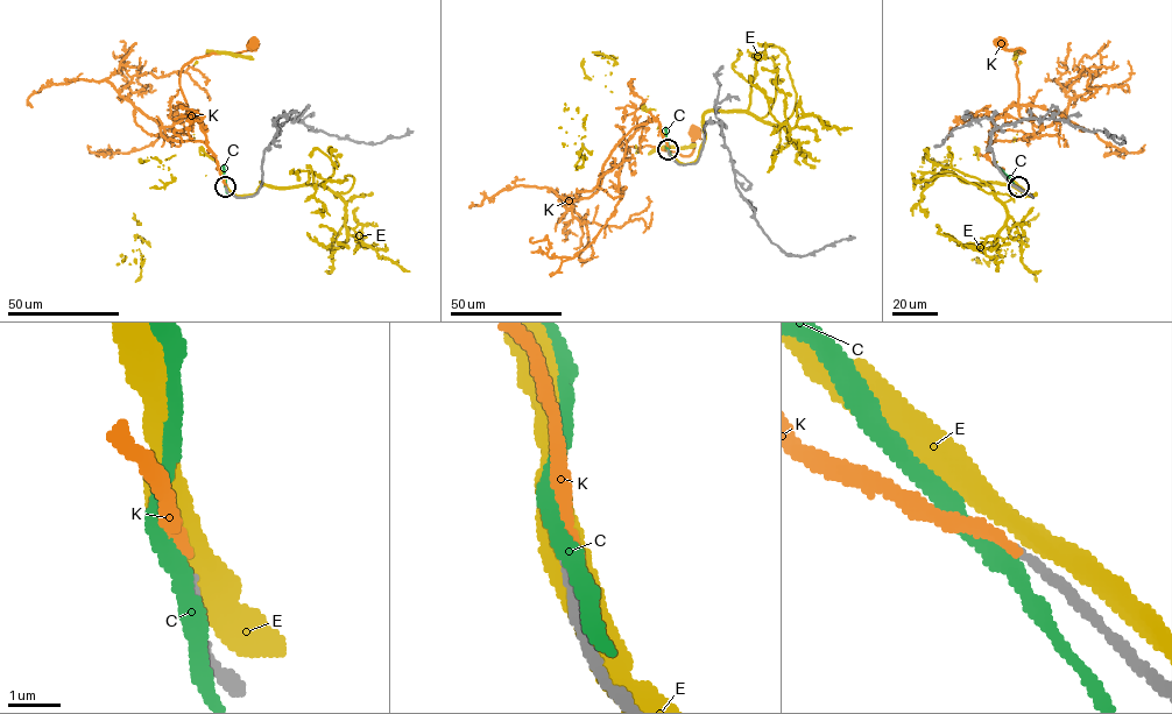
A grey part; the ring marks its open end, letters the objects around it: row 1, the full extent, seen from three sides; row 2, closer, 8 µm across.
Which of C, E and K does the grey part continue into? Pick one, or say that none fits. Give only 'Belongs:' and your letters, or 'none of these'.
Belongs: K

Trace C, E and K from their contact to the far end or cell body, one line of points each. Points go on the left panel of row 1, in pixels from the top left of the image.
C: (225, 186), (223, 165)
E: (226, 186), (252, 196), (261, 183), (326, 186), (345, 204), (346, 240), (339, 244), (336, 234), (319, 225)
K: (225, 186), (204, 142), (167, 140), (161, 127), (185, 117), (179, 82), (185, 65), (253, 44)

